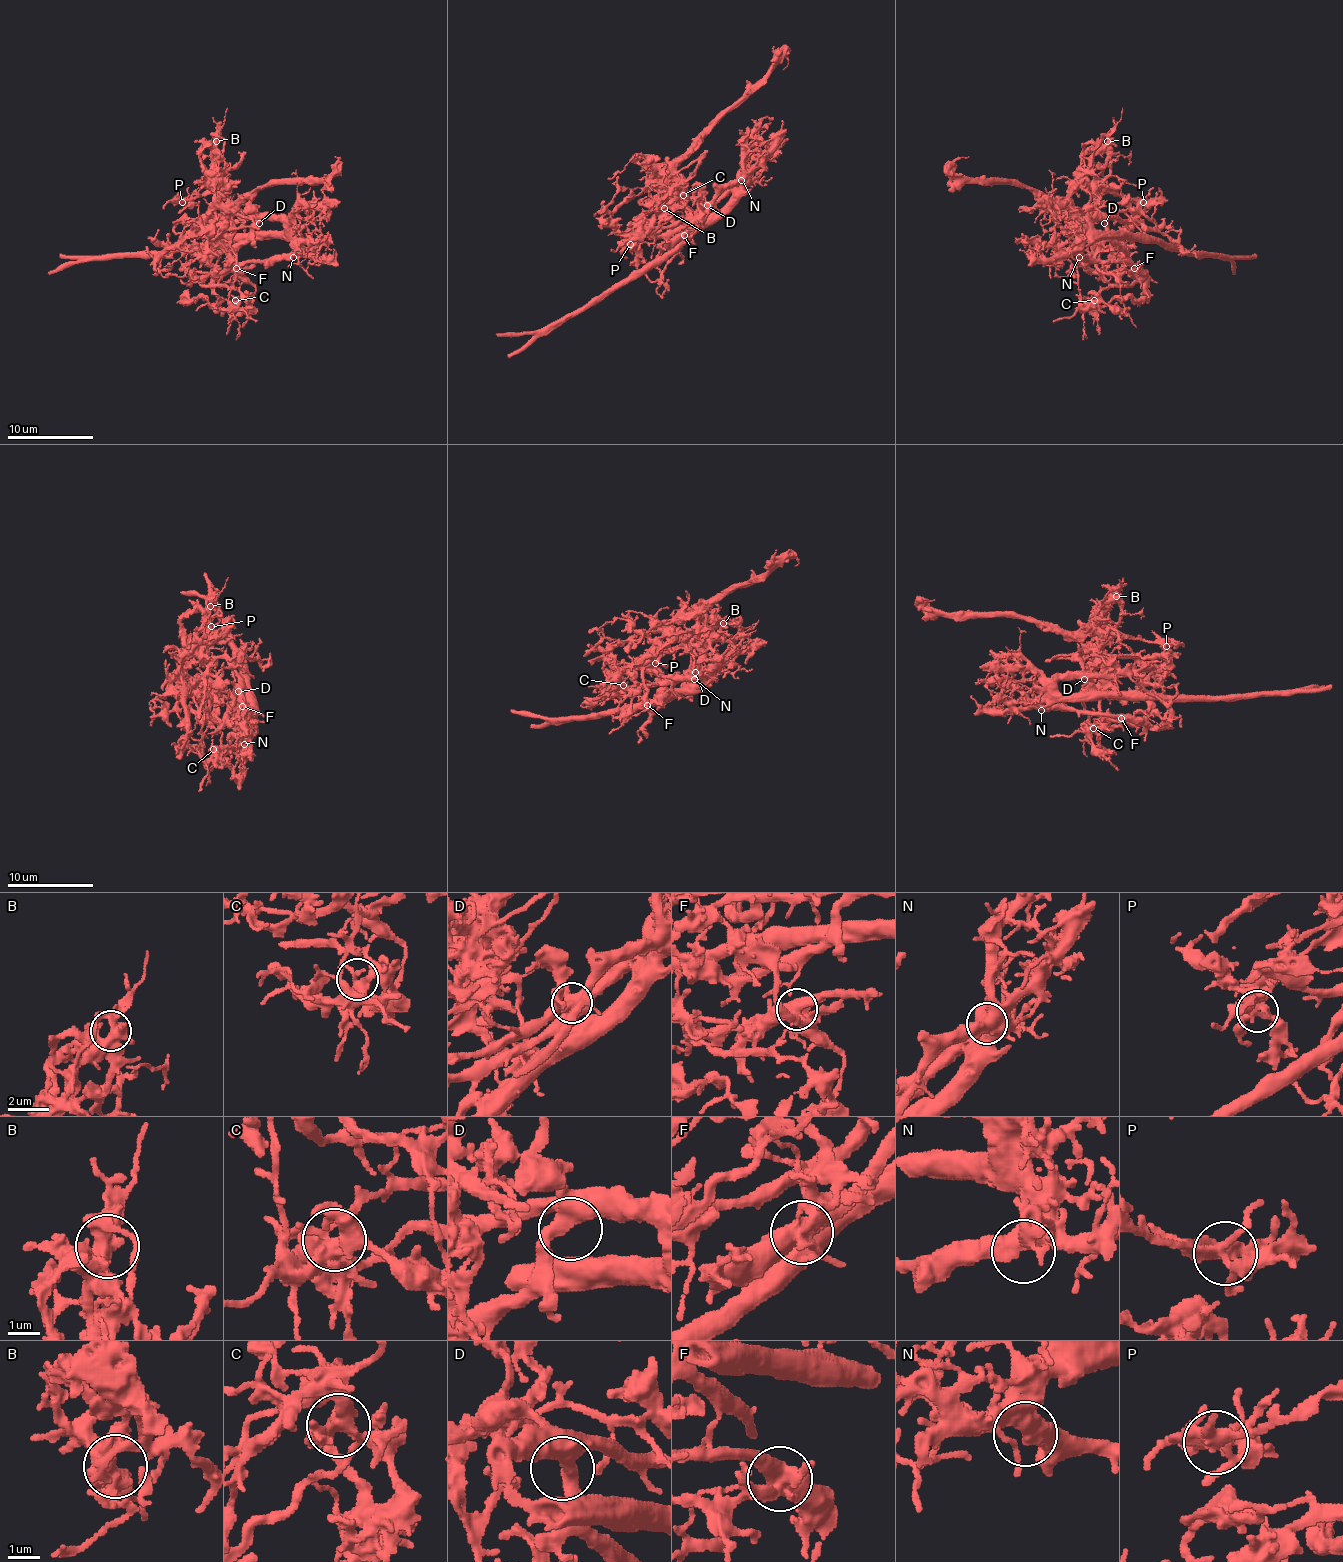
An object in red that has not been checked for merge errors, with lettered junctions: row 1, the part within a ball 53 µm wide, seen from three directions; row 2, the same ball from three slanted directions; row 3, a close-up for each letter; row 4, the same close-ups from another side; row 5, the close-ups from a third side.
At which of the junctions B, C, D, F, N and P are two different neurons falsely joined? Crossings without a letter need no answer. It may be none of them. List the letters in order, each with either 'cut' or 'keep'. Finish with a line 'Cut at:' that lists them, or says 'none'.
B: cut
C: keep
D: keep
F: cut
N: keep
P: keep
Cut at: B, F

